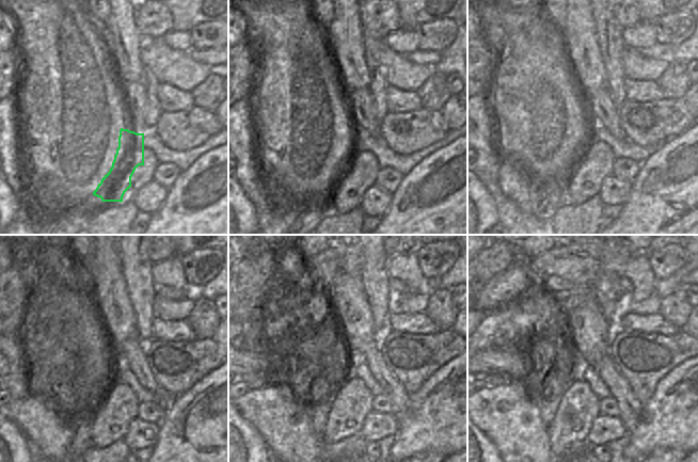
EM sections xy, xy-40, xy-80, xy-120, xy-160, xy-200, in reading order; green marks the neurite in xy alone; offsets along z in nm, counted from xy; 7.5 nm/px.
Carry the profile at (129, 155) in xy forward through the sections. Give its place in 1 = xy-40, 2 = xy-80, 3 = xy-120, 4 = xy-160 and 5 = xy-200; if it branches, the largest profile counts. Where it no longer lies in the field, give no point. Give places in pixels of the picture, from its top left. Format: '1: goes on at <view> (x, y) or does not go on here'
1: goes on at xy-40 (367, 159)
2: goes on at xy-80 (597, 171)
3: goes on at xy-120 (117, 403)
4: goes on at xy-160 (351, 401)
5: goes on at xy-200 (578, 407)

